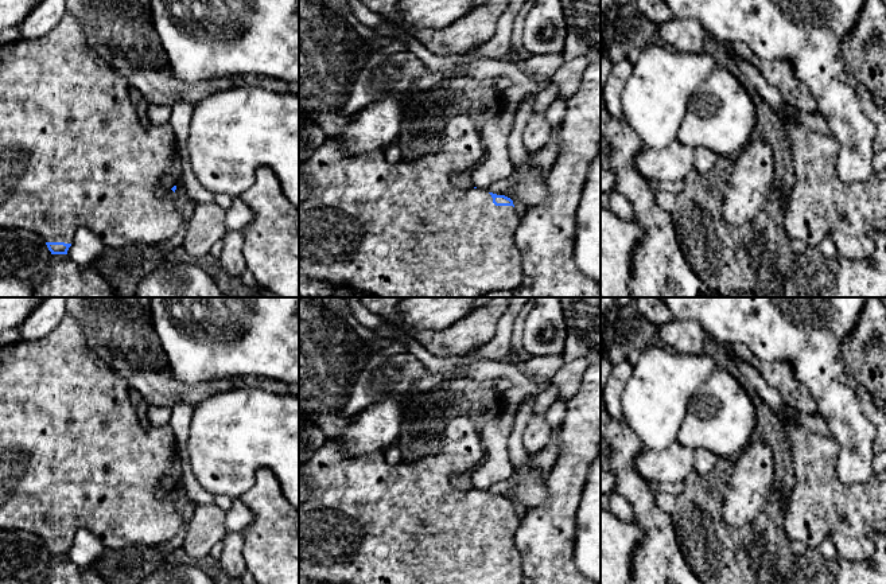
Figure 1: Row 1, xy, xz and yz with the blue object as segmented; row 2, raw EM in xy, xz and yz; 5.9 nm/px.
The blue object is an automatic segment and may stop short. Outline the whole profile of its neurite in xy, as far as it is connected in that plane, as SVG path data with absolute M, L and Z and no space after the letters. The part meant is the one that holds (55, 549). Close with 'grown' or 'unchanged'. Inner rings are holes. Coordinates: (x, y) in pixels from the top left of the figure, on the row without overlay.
M66 314L43 338L19 340L0 347L0 530L34 533L43 540L51 556L67 556L79 529L90 530L105 548L113 550L129 546L158 546L171 541L180 532L183 518L176 507L176 487L166 497L158 494L160 479L171 467L176 452L174 432L170 427L144 428L139 421L137 409L131 402L129 389L129 384L90 350L81 326L70 314Z | grown

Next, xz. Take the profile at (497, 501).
M456 417L446 425L439 440L440 451L413 463L389 464L384 452L362 456L346 456L334 439L329 439L306 463L299 464L299 577L333 584L521 584L522 558L514 545L514 533L521 518L513 502L505 497L489 494L486 490L463 491L452 486L451 476L474 470L485 459L485 448L479 432L467 417Z | grown

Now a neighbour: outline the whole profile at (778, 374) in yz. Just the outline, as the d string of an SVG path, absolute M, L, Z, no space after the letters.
M742 343L732 344L732 351L739 359L754 366L763 379L781 393L790 408L801 413L817 413L813 396L796 379L786 362L759 361Z

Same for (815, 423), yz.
M790 406L776 409L777 416L786 423L788 420L796 420L803 428L812 431L821 436L829 436L831 431L823 417L816 413L801 413Z

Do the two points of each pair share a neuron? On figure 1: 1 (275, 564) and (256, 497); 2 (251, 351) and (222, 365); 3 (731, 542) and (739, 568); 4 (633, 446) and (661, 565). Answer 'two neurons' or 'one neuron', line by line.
1: one neuron
2: one neuron
3: one neuron
4: one neuron

